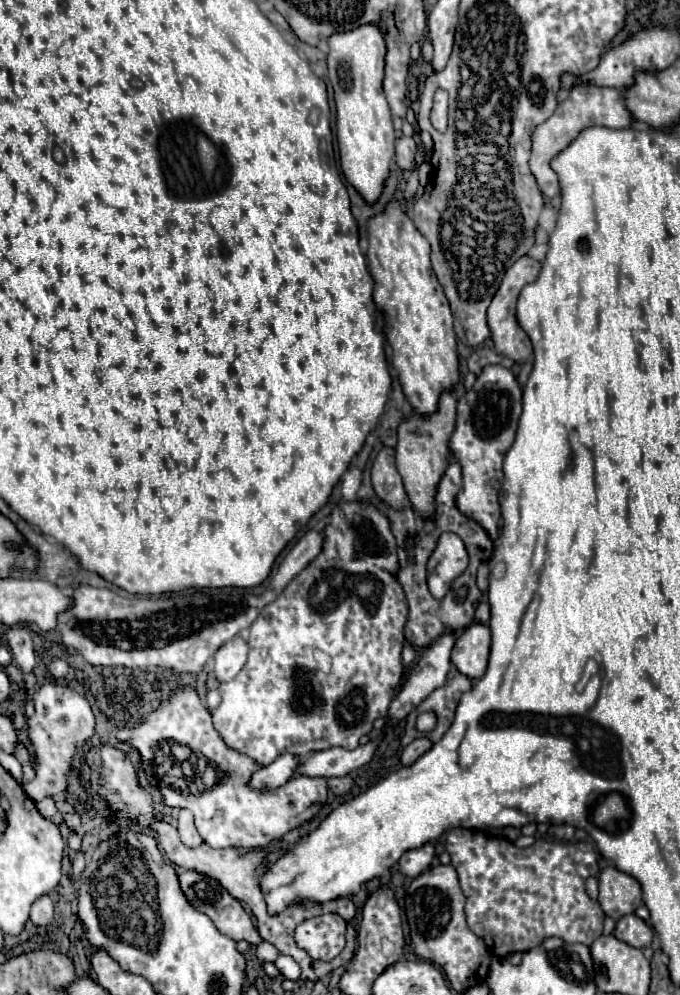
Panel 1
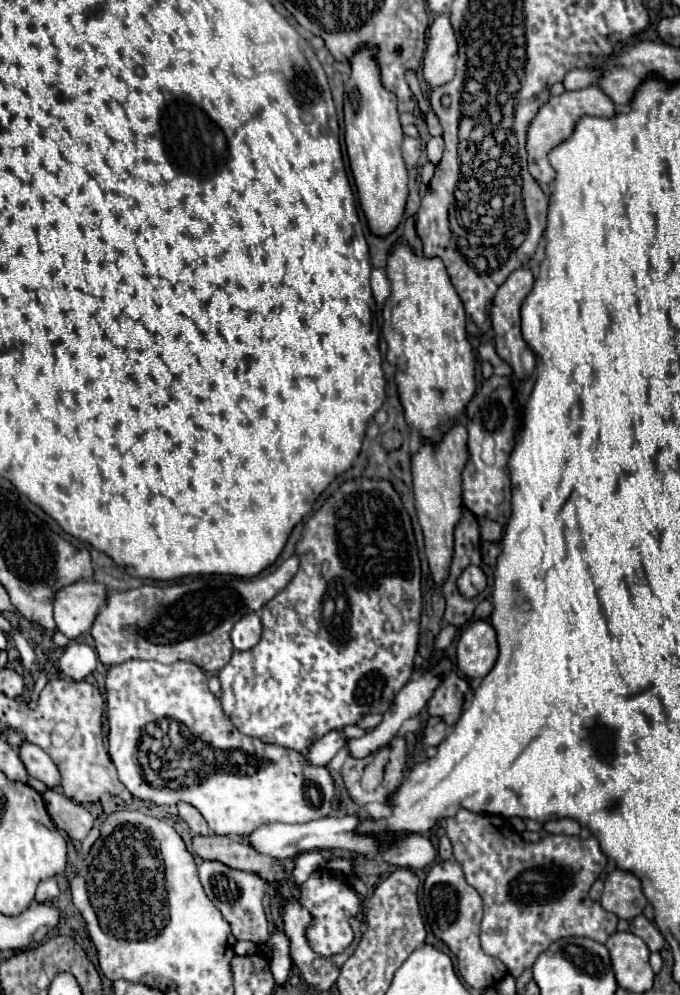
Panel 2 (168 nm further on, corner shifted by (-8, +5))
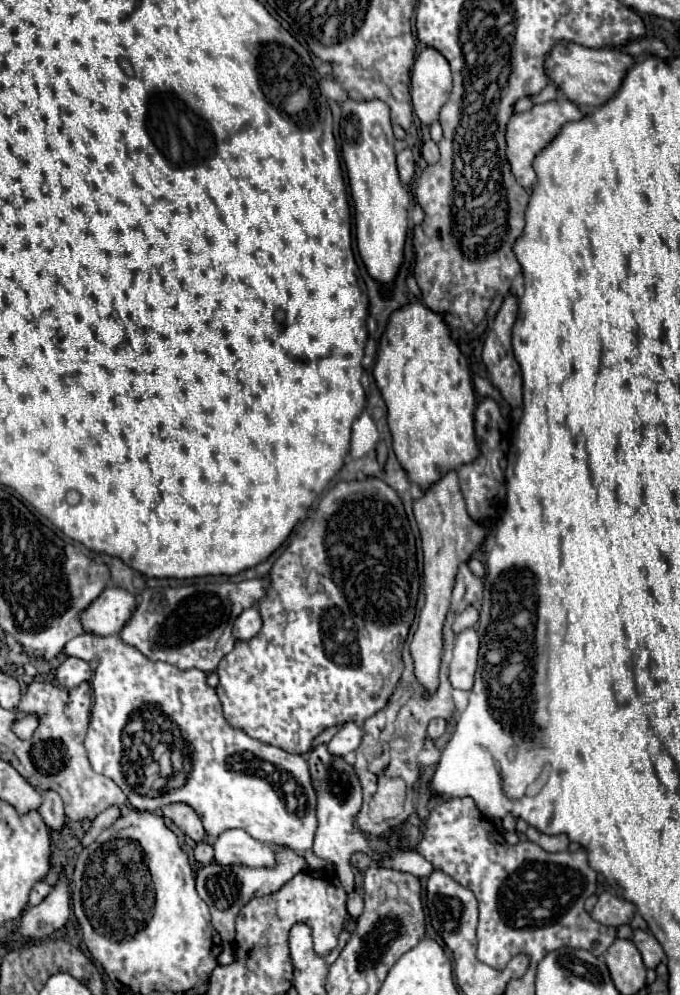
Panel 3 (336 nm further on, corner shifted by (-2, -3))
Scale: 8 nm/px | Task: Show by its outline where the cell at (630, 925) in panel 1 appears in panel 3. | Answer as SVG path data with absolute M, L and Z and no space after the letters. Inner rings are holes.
M635 929L631 941L641 951L645 967L647 969L655 969L659 965L659 961L663 959L663 947L659 945L659 941L649 931L643 931L643 929Z

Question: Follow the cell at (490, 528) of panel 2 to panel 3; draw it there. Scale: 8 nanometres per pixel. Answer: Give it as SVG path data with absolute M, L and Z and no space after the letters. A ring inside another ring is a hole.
M447 471L439 481L423 491L421 499L413 501L413 515L419 525L421 543L423 543L423 591L425 607L419 615L419 627L411 643L411 655L415 661L415 677L425 687L427 693L435 691L439 685L439 663L441 663L441 627L449 611L451 589L455 583L455 573L459 563L467 561L479 545L493 535L491 529L483 529L475 523L465 509L465 499L459 489L457 471Z

